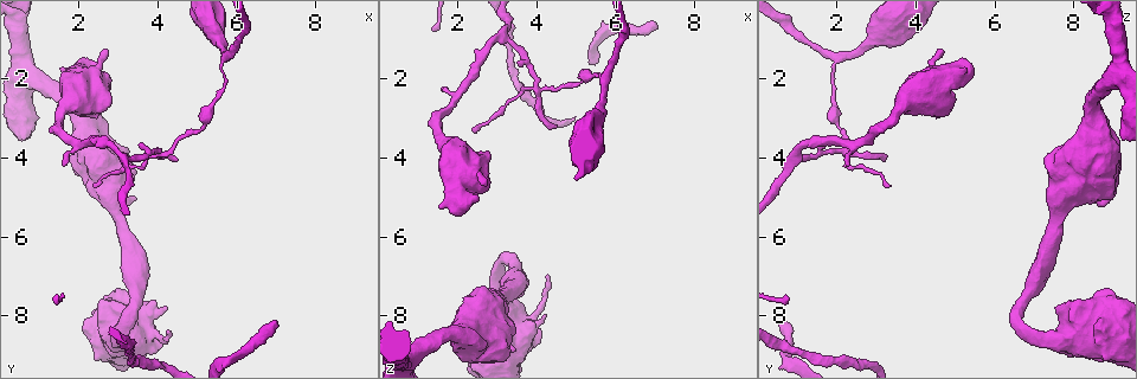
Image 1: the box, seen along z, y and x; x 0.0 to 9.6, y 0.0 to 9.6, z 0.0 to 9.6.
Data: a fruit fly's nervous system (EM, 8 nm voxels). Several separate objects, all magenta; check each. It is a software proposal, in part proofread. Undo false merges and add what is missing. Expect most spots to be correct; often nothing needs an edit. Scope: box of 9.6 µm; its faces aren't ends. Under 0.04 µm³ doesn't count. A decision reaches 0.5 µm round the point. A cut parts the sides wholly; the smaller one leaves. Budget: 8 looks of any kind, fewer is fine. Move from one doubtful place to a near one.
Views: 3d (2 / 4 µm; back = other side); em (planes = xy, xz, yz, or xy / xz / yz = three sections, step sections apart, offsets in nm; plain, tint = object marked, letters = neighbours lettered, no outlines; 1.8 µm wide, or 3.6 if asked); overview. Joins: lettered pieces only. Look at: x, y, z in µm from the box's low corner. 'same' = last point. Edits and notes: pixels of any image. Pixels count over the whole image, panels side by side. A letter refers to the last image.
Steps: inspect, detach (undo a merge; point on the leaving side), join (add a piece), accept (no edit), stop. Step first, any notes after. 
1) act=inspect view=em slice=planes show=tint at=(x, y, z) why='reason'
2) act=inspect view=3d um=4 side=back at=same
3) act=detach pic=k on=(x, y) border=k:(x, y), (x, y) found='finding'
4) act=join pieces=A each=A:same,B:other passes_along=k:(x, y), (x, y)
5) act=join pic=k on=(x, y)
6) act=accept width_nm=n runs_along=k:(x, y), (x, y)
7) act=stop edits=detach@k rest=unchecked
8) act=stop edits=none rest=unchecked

act=inspect view=3d um=4 at=(4.20, 3.95, 2.25) why='abrupt turn'

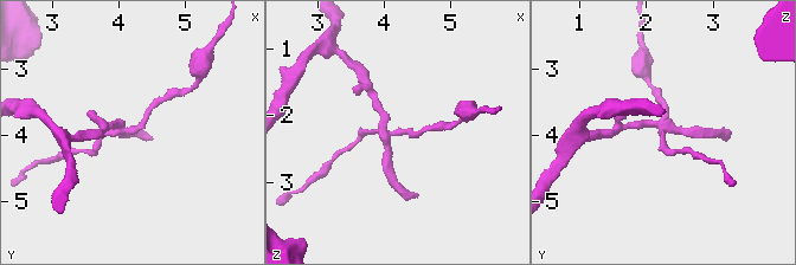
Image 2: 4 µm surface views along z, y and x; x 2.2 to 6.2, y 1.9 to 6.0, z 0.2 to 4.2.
act=inspect view=em slice=xy step=4 show=letters at=(4.20, 3.90, 2.25)

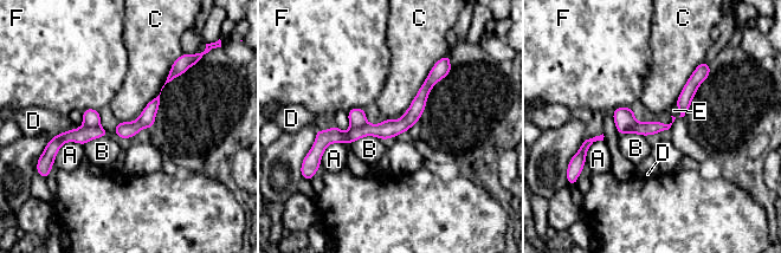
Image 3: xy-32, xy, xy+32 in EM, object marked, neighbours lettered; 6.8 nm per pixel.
act=detach pic=3 on=(389, 128) each=A:other,B:other,C:other,D:other,E:other,F:other border=3:(367, 123), (357, 128), (350, 128) found='a second neuron is stuck on'

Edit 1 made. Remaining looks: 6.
act=inspect view=overview why='redraw'

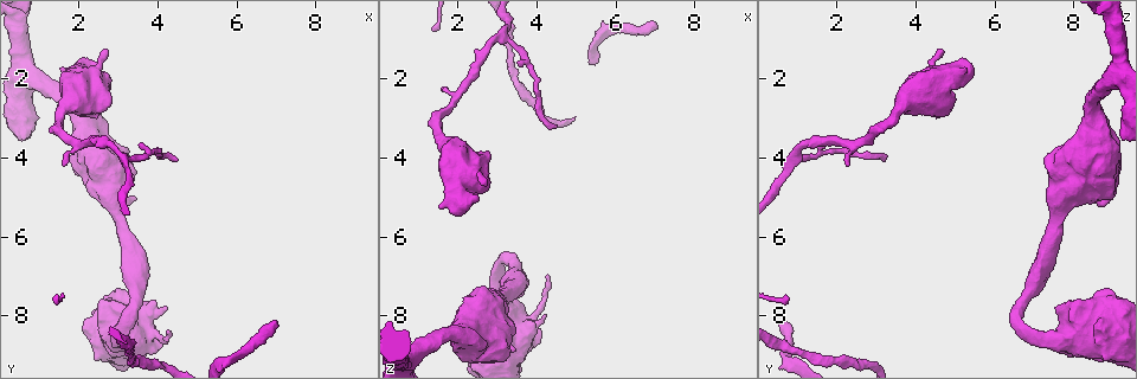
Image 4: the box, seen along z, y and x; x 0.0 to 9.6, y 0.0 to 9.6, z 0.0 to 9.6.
act=inspect view=3d um=2 at=(4.20, 7.70, 8.05) why='thick end'

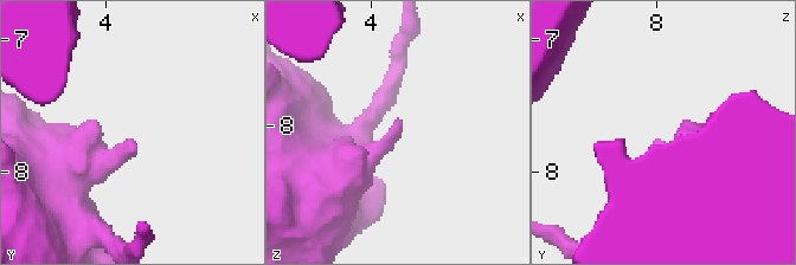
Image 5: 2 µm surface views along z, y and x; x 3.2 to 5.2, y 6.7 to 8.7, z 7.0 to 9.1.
act=inspect view=em slice=planes show=tint at=(4.18, 7.76, 8.00)

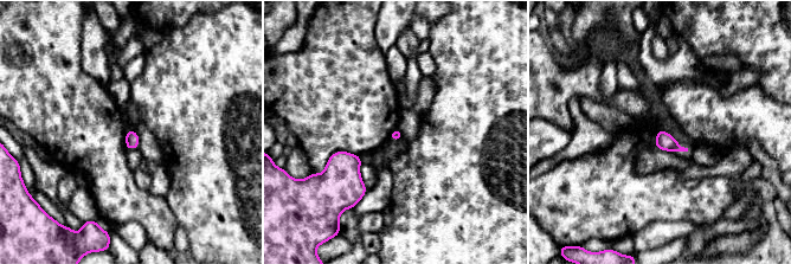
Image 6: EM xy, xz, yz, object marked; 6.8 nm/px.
act=inspect view=em slice=planes show=letters at=same

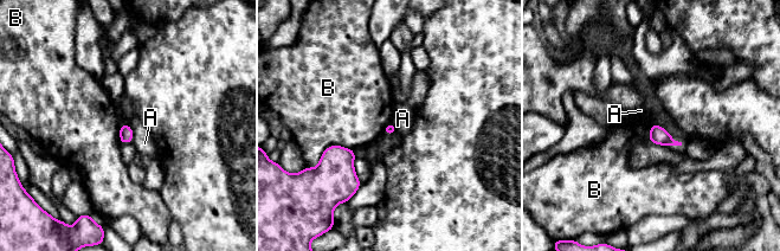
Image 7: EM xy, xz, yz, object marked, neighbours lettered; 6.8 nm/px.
act=accept each=A:other,B:other border=7:(128, 123), (133, 133), (133, 141) found='no lettered piece goes on from it'

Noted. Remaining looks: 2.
act=stop edits=detach@3 rest=unchecked

